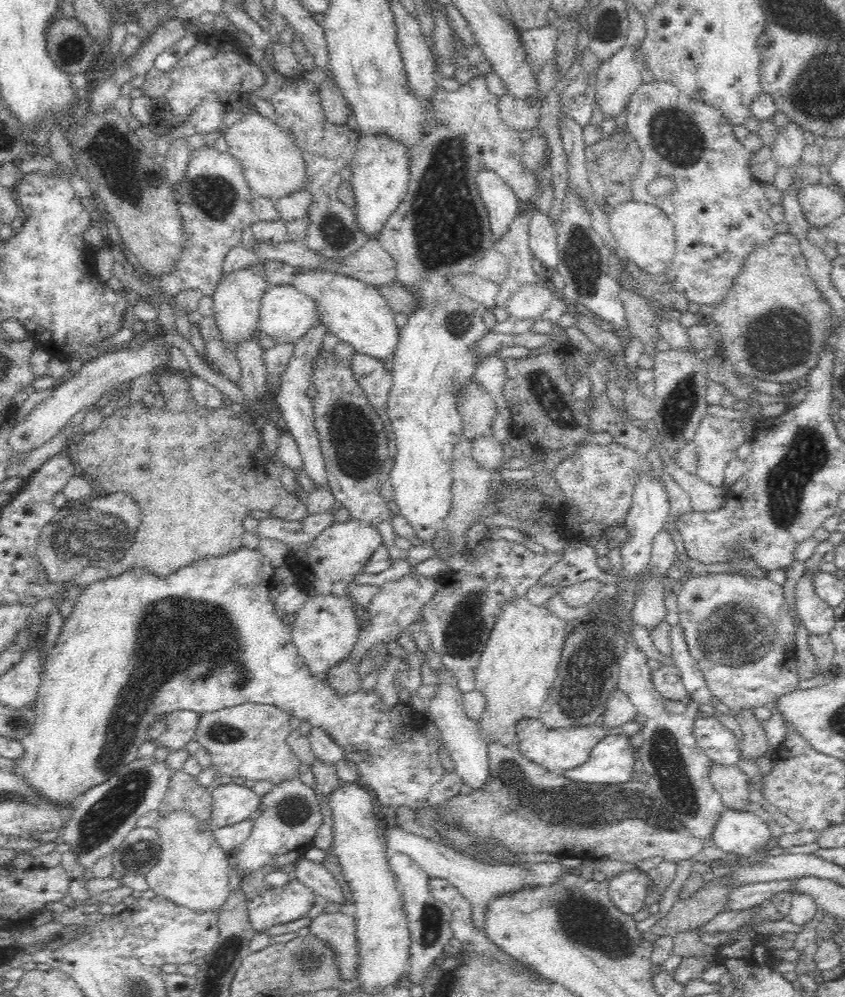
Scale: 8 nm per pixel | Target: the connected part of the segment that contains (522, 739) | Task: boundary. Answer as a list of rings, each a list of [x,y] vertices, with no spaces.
[[[525,719],[517,725],[519,752],[531,762],[542,766],[546,771],[563,776],[564,772],[578,769],[591,758],[592,752],[606,737],[606,728],[597,725],[571,727],[552,730],[544,727],[540,720]]]

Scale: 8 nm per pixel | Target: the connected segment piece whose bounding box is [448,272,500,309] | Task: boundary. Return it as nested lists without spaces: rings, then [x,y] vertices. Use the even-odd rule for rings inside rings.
[[[475,273],[452,274],[448,277],[452,291],[483,304],[487,309],[495,306],[500,286],[478,277]]]

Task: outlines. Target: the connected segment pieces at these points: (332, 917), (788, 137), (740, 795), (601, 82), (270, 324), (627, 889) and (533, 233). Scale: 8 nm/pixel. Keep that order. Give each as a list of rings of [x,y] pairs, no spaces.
[[[350,910],[337,913],[323,911],[312,920],[310,933],[322,939],[334,949],[335,963],[343,980],[356,980],[357,942],[355,935],[355,918]]]
[[[789,121],[784,128],[779,129],[778,136],[771,144],[772,157],[779,167],[794,167],[799,164],[801,154],[806,146],[805,130],[795,122]]]
[[[712,763],[709,779],[726,809],[749,810],[749,778],[737,765]]]
[[[629,45],[600,63],[596,72],[596,103],[606,118],[608,115],[616,117],[627,106],[629,98],[641,85],[644,67],[641,49],[633,51]]]
[[[292,284],[267,288],[261,300],[258,321],[260,321],[259,331],[268,334],[270,338],[280,344],[289,342],[294,345],[302,340],[304,334],[312,326],[316,326],[318,322],[321,322],[315,302],[300,293],[300,291],[296,291],[296,287]]]
[[[624,871],[609,880],[609,897],[620,912],[634,915],[646,908],[649,884],[646,872]]]
[[[534,209],[529,228],[529,249],[548,268],[556,268],[559,260],[557,235],[553,222],[544,212]]]

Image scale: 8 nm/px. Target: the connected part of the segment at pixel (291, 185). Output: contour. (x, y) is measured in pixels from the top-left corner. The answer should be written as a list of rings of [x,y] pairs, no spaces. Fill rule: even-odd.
[[[243,108],[243,115],[232,126],[222,132],[227,151],[240,161],[244,178],[255,196],[271,198],[286,196],[303,188],[307,170],[303,152],[292,137],[272,119],[266,118],[256,109]]]

